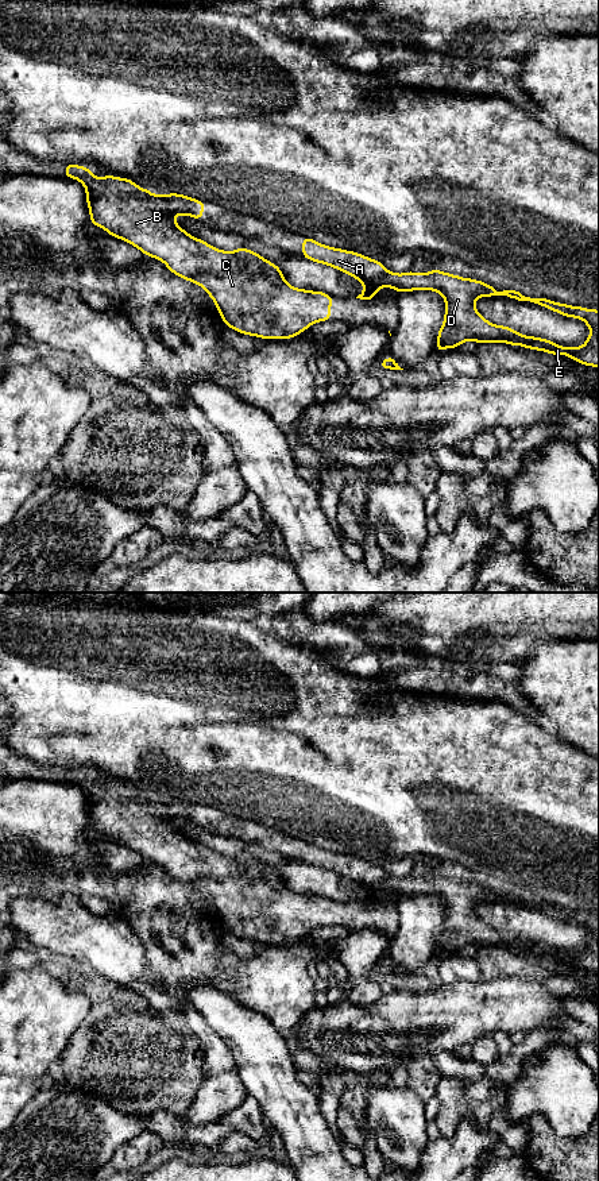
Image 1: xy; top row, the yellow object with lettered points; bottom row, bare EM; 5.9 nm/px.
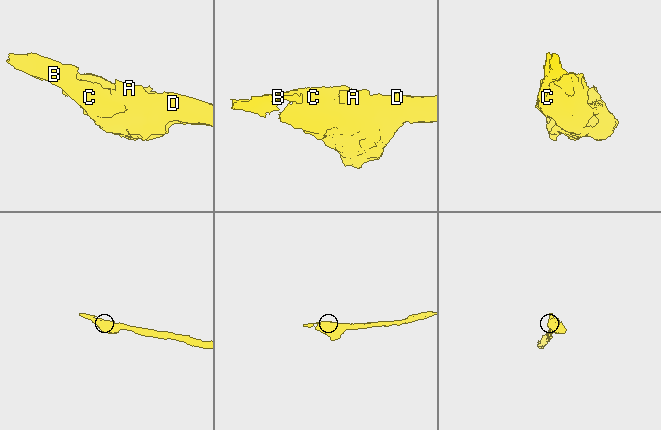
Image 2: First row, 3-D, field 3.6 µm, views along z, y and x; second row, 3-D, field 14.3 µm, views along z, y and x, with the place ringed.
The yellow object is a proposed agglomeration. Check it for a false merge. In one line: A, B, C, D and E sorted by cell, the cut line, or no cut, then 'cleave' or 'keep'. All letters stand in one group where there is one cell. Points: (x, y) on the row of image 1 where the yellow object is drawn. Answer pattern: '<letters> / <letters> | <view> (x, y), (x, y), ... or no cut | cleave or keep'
A B C D E | no cut | keep

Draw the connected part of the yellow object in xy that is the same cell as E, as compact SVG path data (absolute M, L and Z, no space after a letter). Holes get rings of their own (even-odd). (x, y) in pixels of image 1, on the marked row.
M310 238L302 239L302 255L305 259L322 263L356 278L364 290L356 297L372 301L380 287L398 292L433 290L445 301L443 325L437 333L437 352L444 348L457 348L464 341L506 343L529 350L545 351L550 355L565 355L583 366L599 368L599 310L583 306L572 306L550 301L545 297L525 297L518 290L498 292L486 282L463 278L455 274L433 269L430 273L407 271L397 274L389 271L380 260L371 259L359 252L324 246ZM505 296L518 301L530 301L548 308L565 317L583 320L590 328L586 343L581 347L561 347L554 341L526 336L506 325L495 325L486 320L475 308L480 297Z

